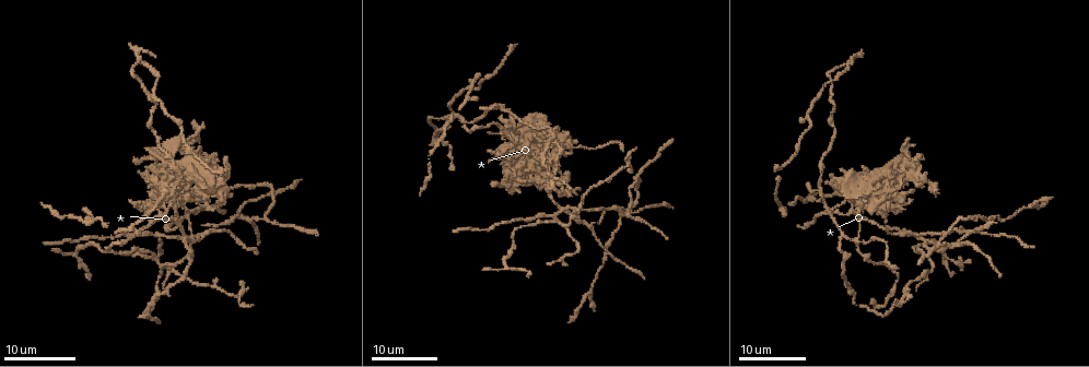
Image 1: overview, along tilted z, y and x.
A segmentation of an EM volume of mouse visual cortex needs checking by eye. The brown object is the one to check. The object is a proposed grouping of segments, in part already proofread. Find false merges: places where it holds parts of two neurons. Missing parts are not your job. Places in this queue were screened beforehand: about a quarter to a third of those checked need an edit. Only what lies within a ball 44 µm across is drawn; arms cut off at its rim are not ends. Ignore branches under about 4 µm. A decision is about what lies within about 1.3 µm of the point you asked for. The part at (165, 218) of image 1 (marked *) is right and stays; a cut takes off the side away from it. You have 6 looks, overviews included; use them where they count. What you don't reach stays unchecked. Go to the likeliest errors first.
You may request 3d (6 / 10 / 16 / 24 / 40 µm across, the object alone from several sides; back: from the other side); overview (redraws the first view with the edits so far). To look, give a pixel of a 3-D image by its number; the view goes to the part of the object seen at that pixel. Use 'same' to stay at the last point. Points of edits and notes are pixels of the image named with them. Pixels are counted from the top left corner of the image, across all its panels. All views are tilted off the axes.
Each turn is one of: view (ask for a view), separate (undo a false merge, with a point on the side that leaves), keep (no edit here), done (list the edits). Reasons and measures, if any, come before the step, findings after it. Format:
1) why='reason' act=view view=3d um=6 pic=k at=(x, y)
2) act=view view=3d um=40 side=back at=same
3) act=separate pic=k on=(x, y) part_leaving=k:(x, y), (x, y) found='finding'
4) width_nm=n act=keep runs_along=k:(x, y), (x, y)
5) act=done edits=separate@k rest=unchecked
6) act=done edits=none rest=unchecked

why='four or more arms meet' act=view view=3d um=24 pic=1 at=(856, 239)

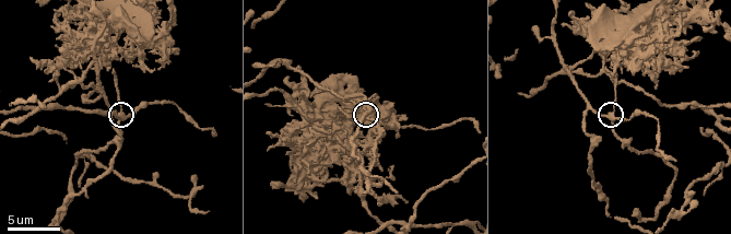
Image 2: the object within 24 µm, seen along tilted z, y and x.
act=view view=3d um=10 pic=2 at=(121, 118)

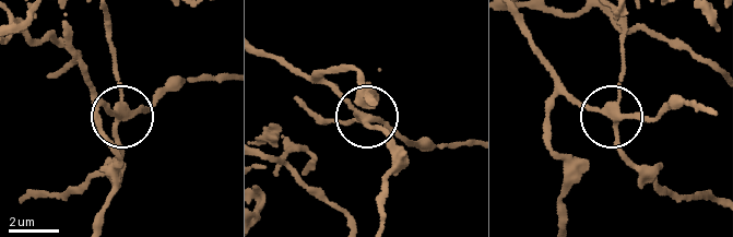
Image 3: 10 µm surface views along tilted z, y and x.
act=separate pic=3 on=(619, 149) part_leaving=3:(614, 116), (618, 143), (631, 162), (677, 193), (716, 199) found='two neurons meet here'

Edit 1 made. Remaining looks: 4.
why='small branch off a trunk' act=view view=3d um=10 pic=2 at=(373, 216)

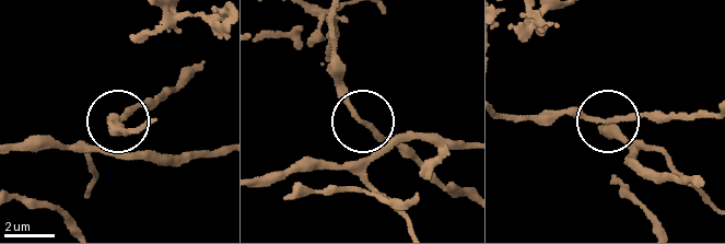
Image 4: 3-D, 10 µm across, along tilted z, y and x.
act=keep runs_along=4:(330, 22), (330, 71), (338, 95), (414, 162) found='one neuron here'

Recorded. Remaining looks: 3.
why='arms part here' act=view view=3d um=16 pic=1 at=(634, 175)

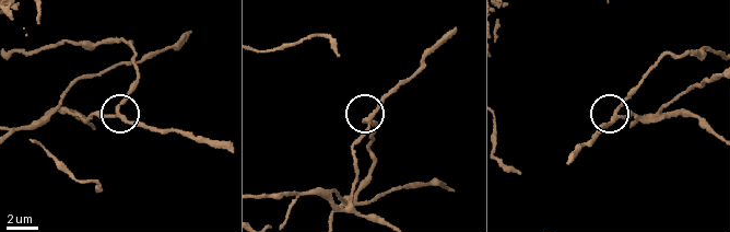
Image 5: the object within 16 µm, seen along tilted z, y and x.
act=view view=3d um=6 pic=5 at=(615, 111)

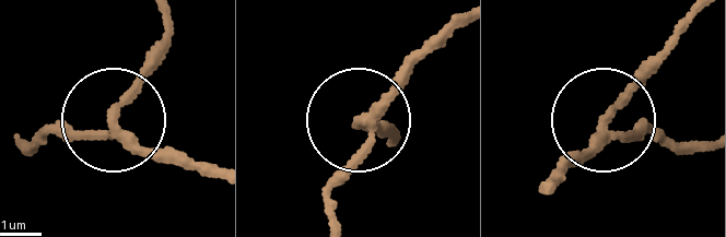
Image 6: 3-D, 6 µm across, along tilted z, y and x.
side_arm_um=9 arms=3 act=keep found='continuous, no second neuron'

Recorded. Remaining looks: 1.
act=done edits=separate@3 rest=unchecked

